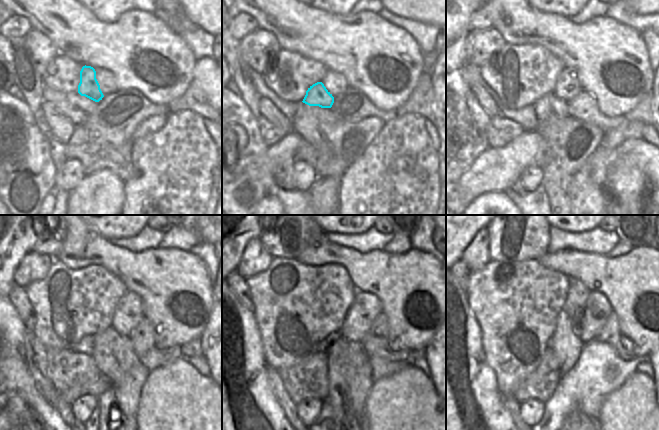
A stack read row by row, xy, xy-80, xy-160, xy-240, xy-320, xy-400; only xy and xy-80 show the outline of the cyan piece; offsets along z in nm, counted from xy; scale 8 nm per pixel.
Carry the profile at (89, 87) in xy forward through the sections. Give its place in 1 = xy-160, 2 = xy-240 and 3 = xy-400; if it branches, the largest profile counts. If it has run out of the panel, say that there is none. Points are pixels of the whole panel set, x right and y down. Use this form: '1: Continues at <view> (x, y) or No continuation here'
1: Continues at xy-160 (549, 106)
2: Continues at xy-240 (114, 354)
3: Continues at xy-400 (577, 418)

